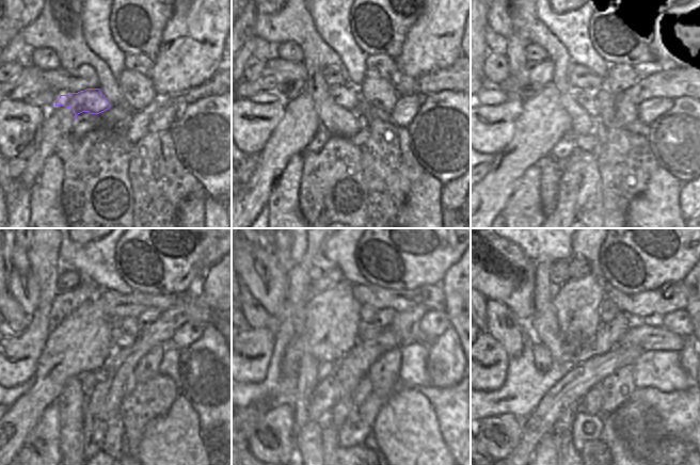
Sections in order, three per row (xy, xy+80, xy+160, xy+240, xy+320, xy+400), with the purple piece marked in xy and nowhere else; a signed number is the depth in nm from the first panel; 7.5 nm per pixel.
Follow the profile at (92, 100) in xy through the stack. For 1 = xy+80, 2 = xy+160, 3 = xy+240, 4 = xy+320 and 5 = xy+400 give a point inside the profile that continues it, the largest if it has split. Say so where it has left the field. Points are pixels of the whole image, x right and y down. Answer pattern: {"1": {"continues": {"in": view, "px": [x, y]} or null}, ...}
{"1": {"continues": {"in": "xy+80", "px": [347, 96]}}, "2": {"continues": {"in": "xy+160", "px": [587, 97]}}, "3": {"continues": {"in": "xy+240", "px": [120, 341]}}, "4": {"continues": {"in": "xy+320", "px": [387, 339]}}, "5": {"continues": {"in": "xy+400", "px": [652, 336]}}}

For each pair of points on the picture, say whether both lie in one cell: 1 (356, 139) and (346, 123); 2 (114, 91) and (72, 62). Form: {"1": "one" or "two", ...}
{"1": "two", "2": "one"}

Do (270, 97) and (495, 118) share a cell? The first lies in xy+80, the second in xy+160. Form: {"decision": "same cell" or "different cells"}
{"decision": "different cells"}

